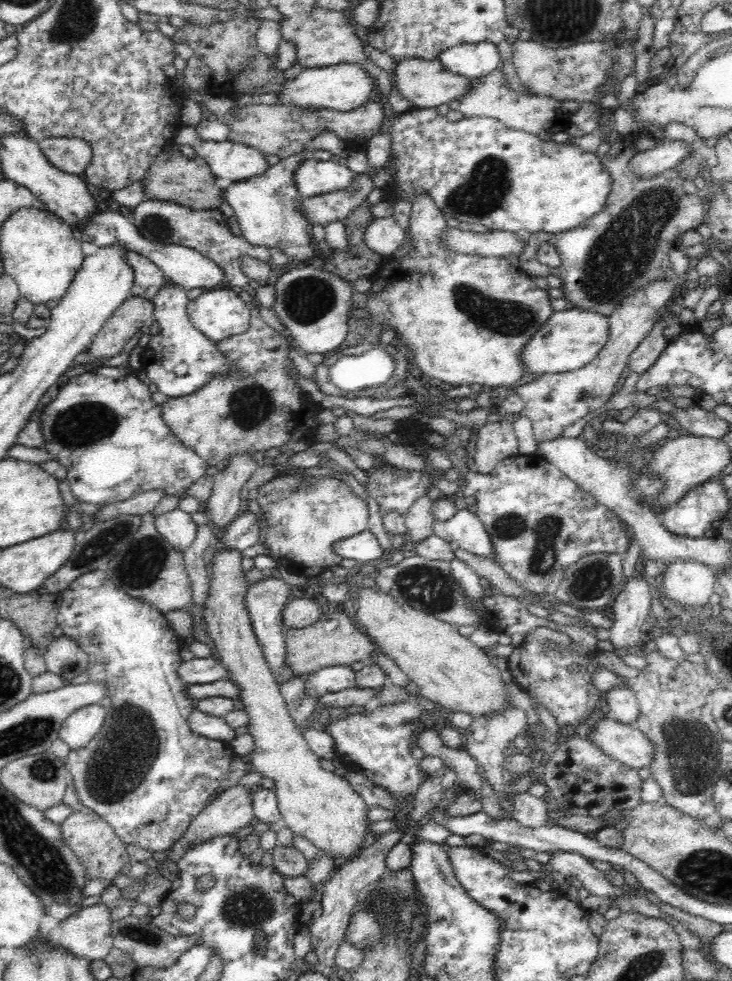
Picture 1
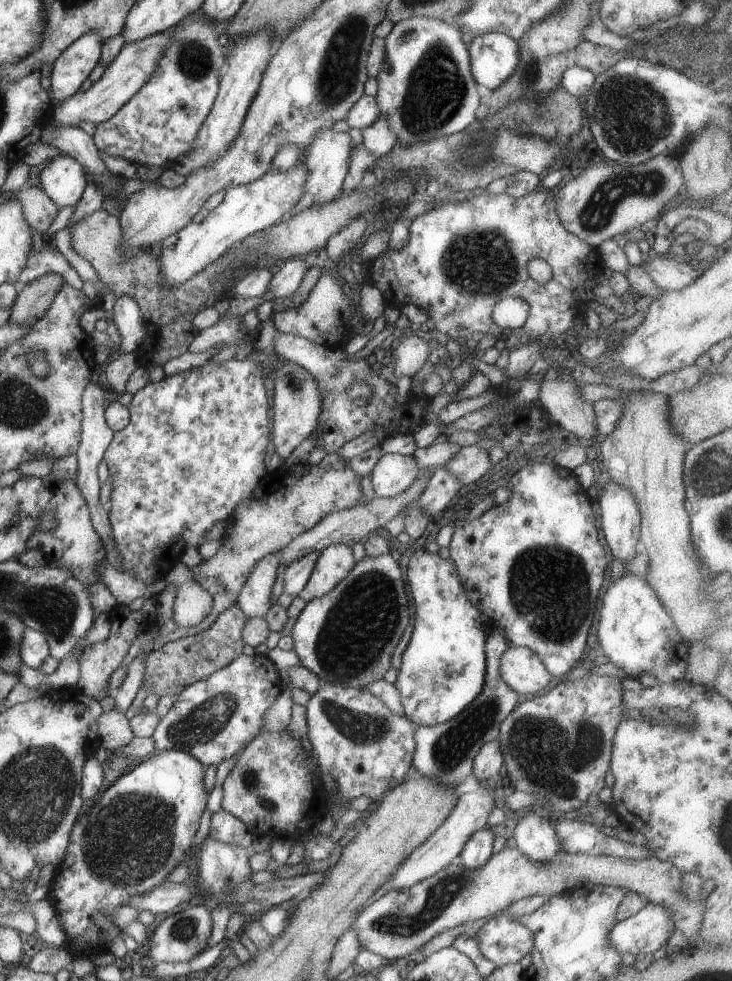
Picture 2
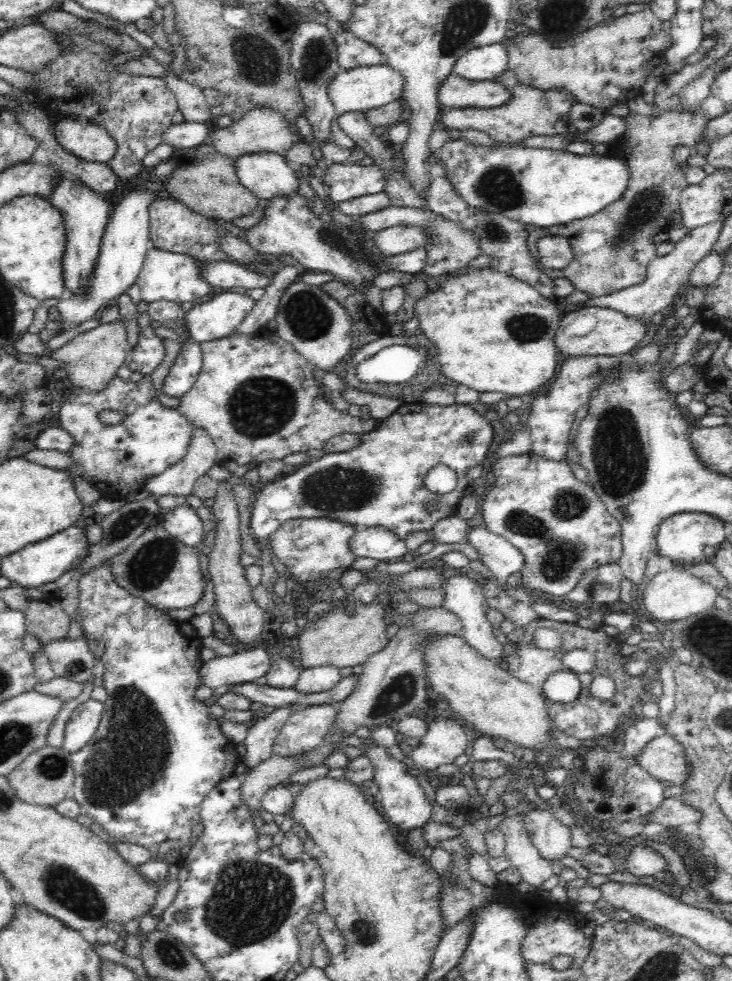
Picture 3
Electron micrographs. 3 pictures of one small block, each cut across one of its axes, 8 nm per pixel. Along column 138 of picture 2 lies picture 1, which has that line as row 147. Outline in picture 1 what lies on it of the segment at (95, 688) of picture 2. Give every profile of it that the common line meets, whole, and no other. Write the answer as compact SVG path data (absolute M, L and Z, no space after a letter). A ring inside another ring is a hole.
M632 133L621 135L601 159L613 183L603 209L572 230L527 235L518 262L518 267L531 277L557 276L561 280L564 298L573 308L604 317L612 315L620 300L634 290L663 278L670 266L668 250L675 246L680 234L703 223L702 198L688 197L683 188L684 179L676 168L649 178L638 177L628 169L629 160L638 152L636 137L637 134ZM544 242L556 247L561 258L560 266L550 268L538 260L536 252Z

